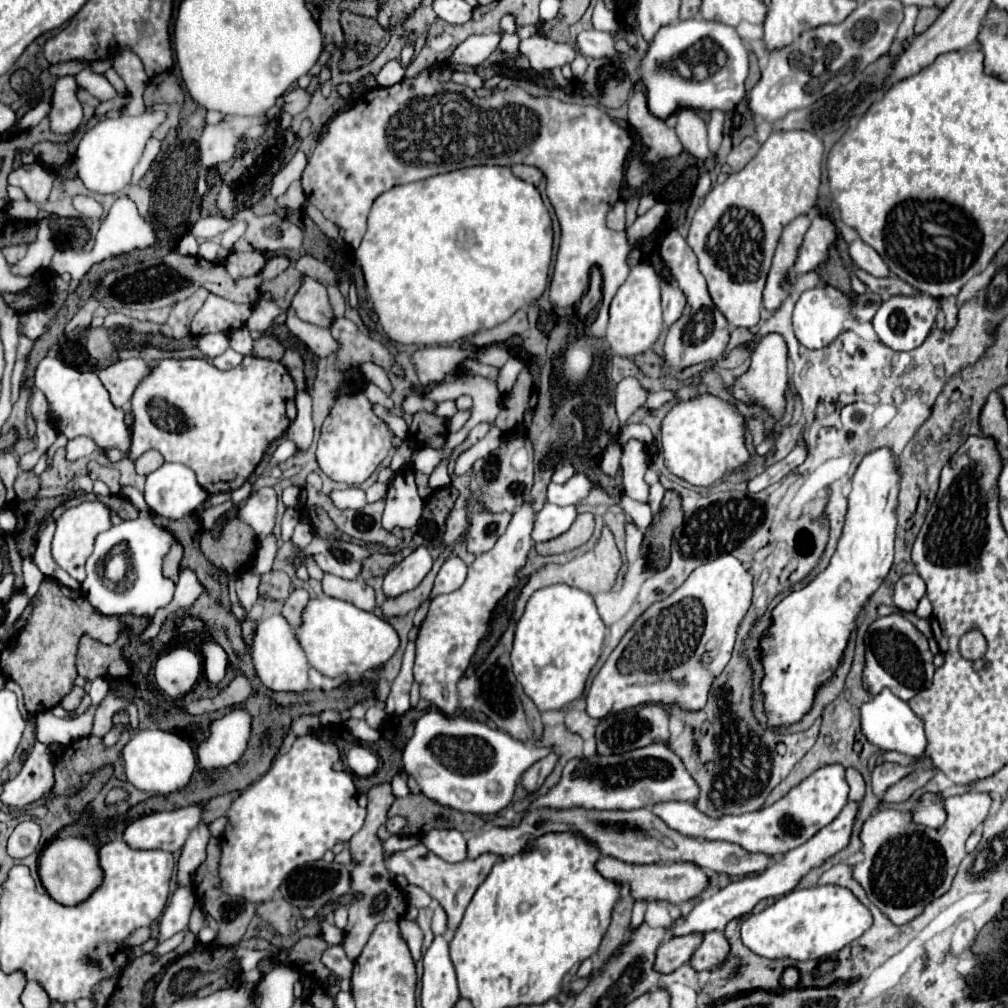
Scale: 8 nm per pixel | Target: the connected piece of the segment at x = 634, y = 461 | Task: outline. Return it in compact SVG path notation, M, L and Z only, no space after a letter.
M633 438L625 444L620 459L624 493L641 502L645 502L649 494L649 486L644 480L650 460L649 454L646 453L645 444Z

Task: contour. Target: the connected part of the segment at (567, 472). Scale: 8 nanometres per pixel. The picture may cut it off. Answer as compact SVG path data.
M562 464L552 475L552 482L563 484L574 475L574 468L571 464Z

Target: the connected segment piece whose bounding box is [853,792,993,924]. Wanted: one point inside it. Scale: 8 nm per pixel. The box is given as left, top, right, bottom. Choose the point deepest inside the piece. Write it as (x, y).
(906, 866)

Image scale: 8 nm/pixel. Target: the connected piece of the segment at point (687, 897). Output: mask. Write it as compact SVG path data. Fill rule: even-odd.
M601 856L595 864L595 870L611 880L611 882L617 882L621 886L627 886L629 888L629 894L631 898L637 902L637 900L645 900L645 902L671 902L671 904L689 904L691 900L699 898L707 888L709 888L709 874L693 864L693 862L673 862L673 864L627 864L627 862L621 862L617 858L611 858L611 856Z

